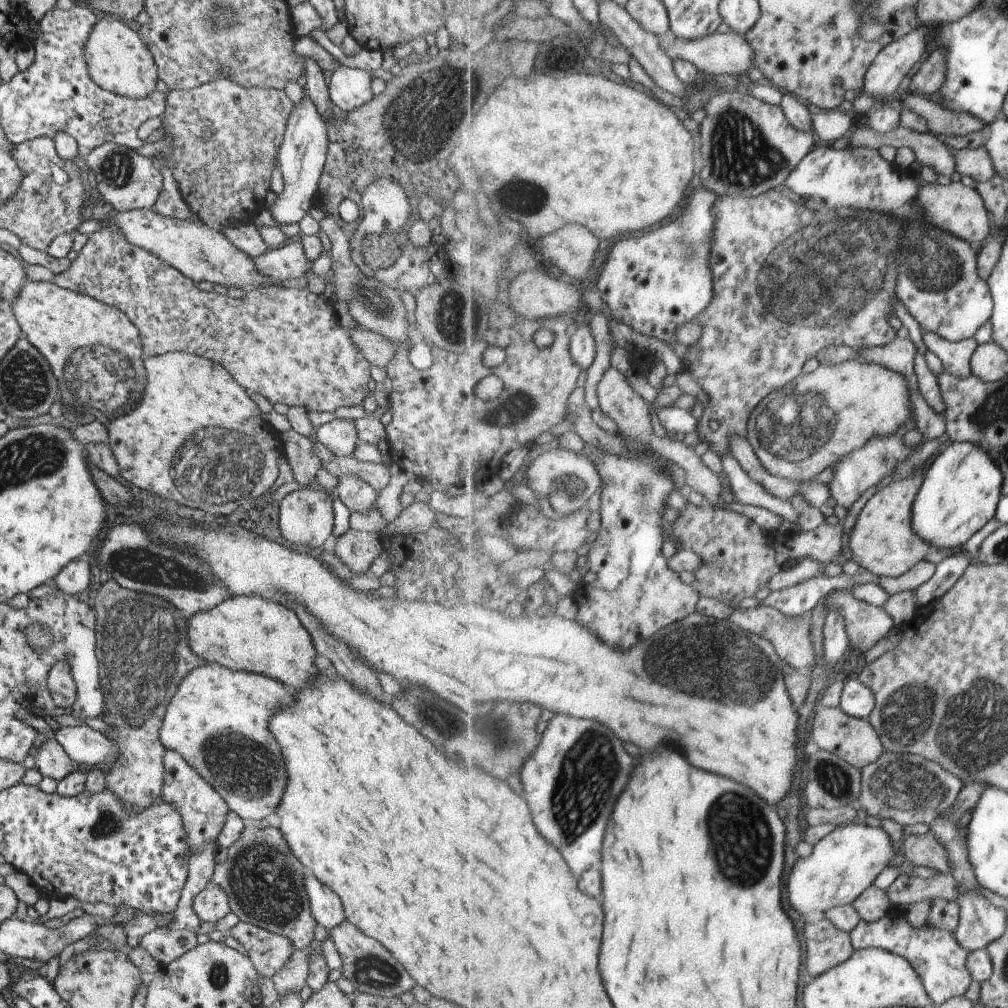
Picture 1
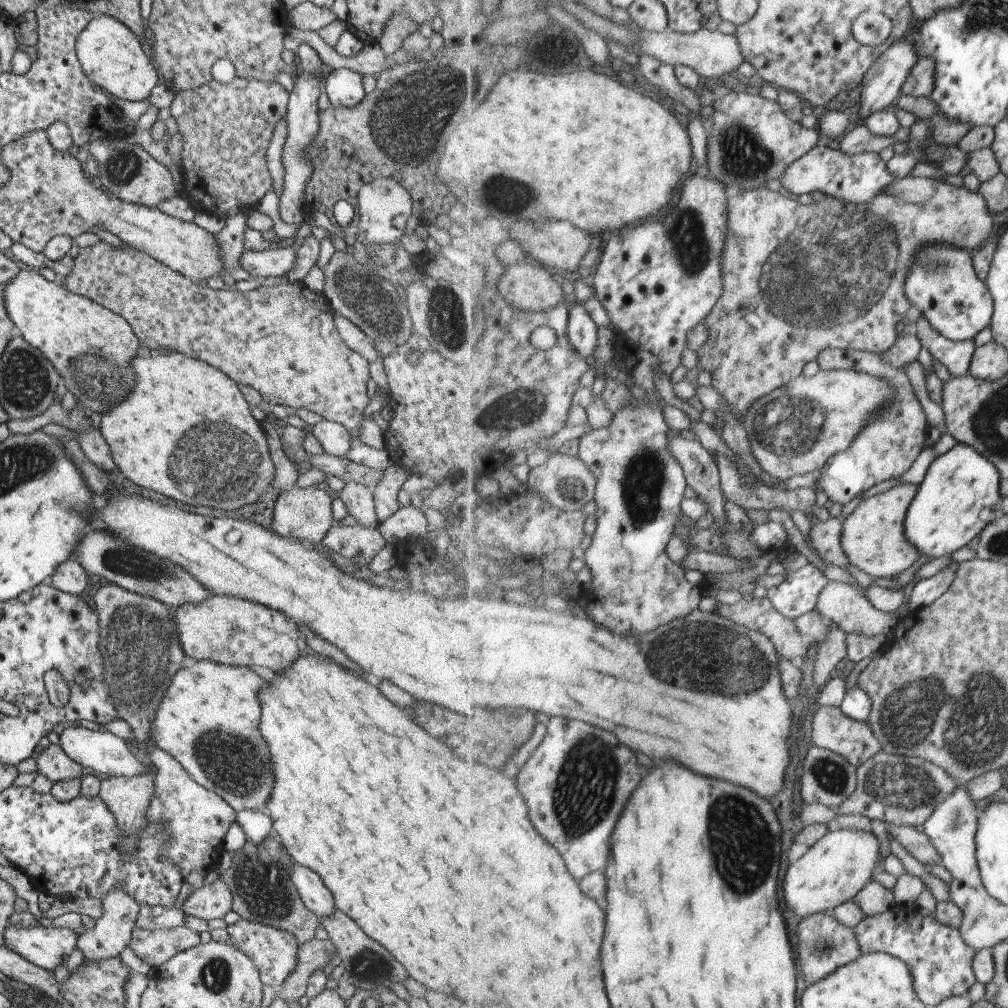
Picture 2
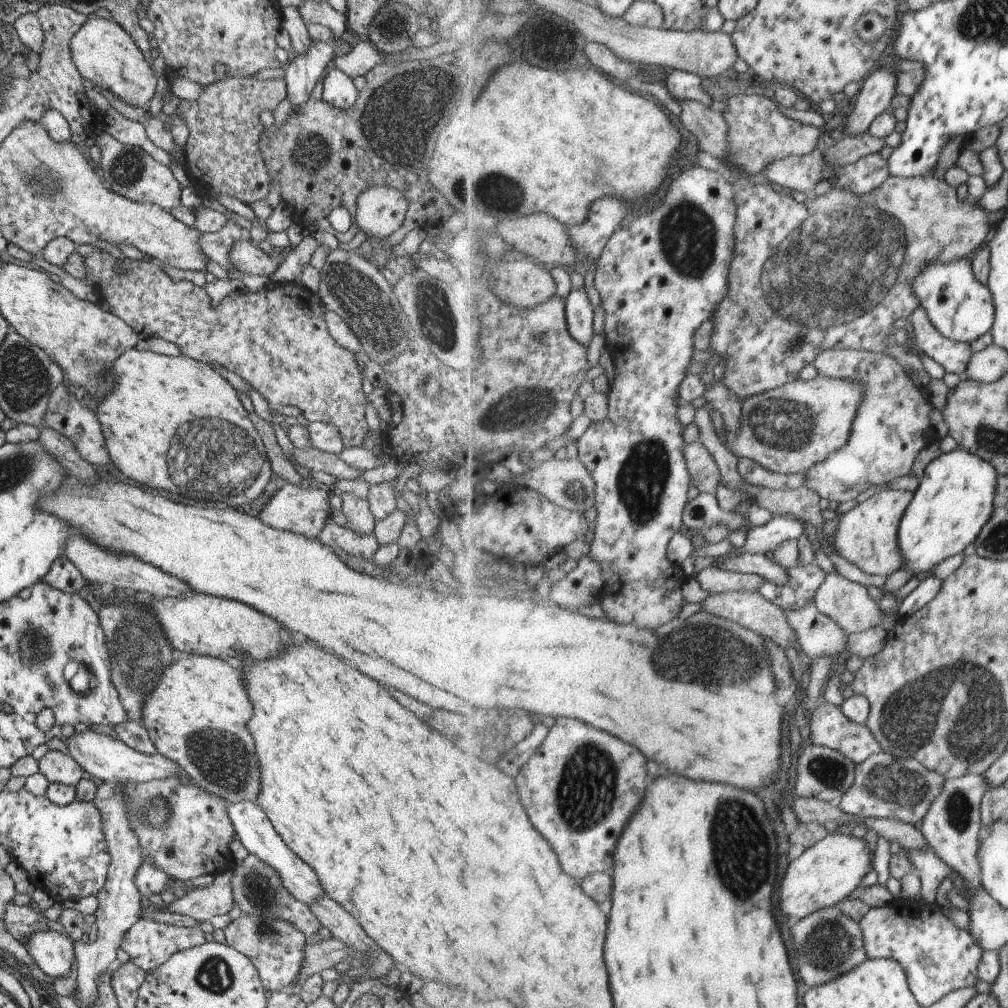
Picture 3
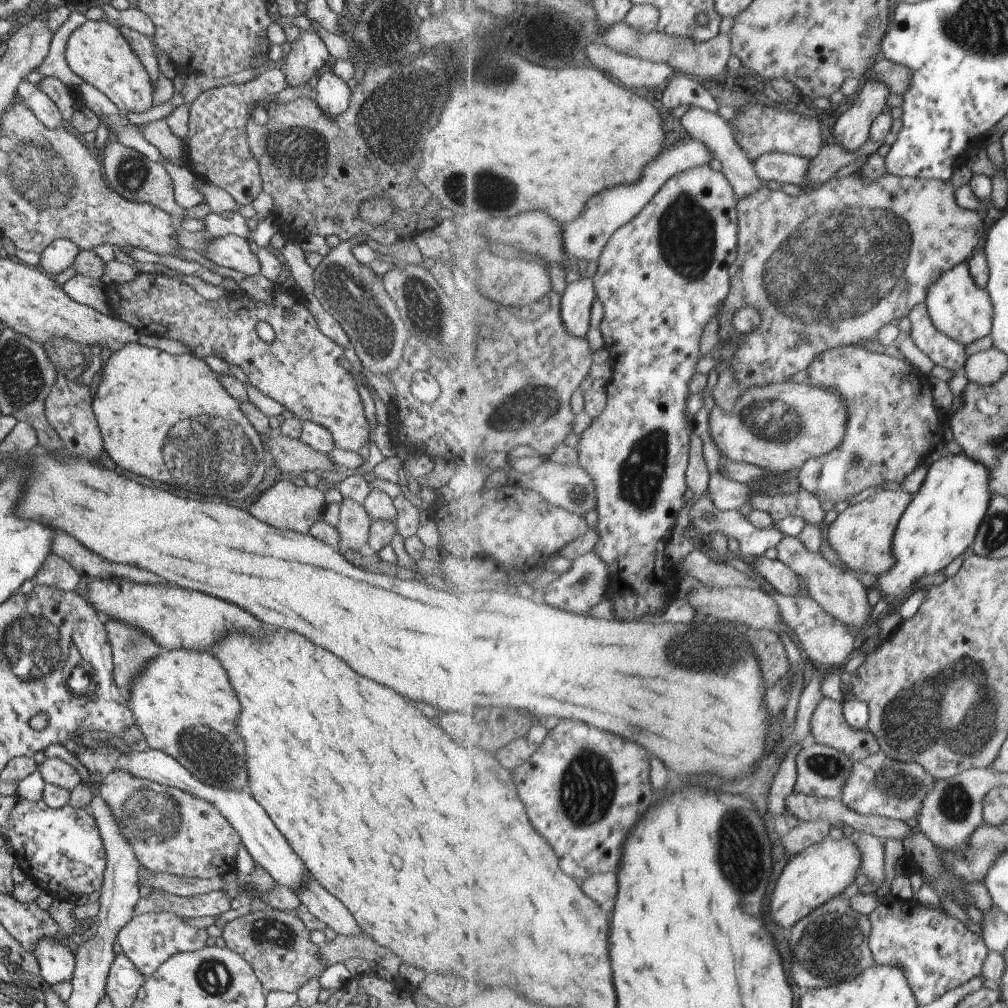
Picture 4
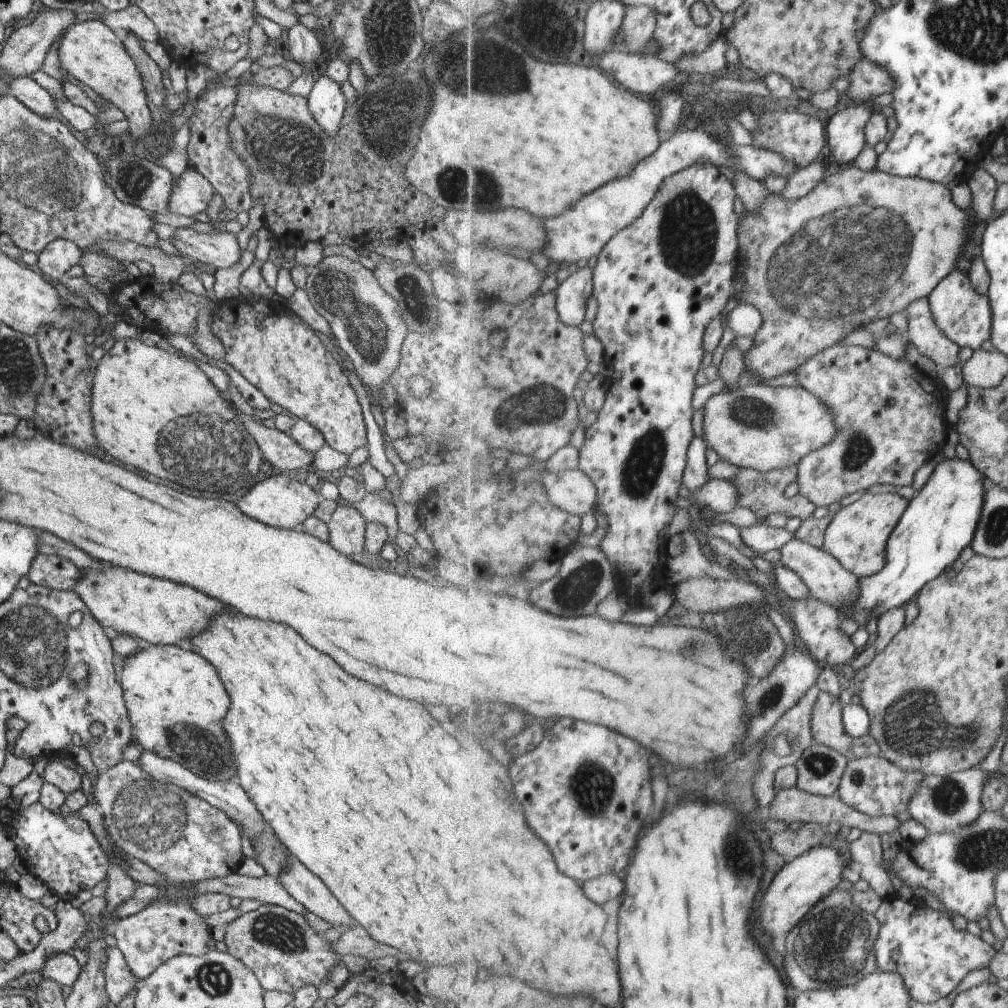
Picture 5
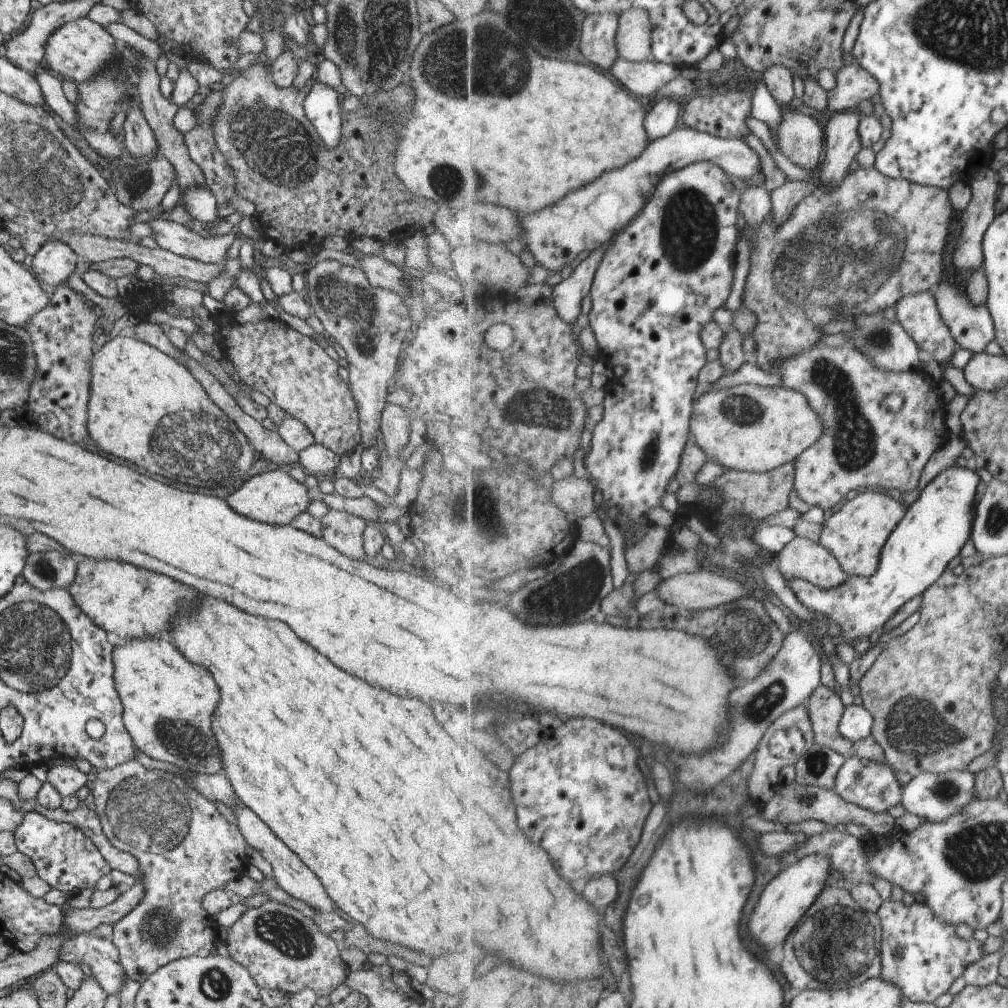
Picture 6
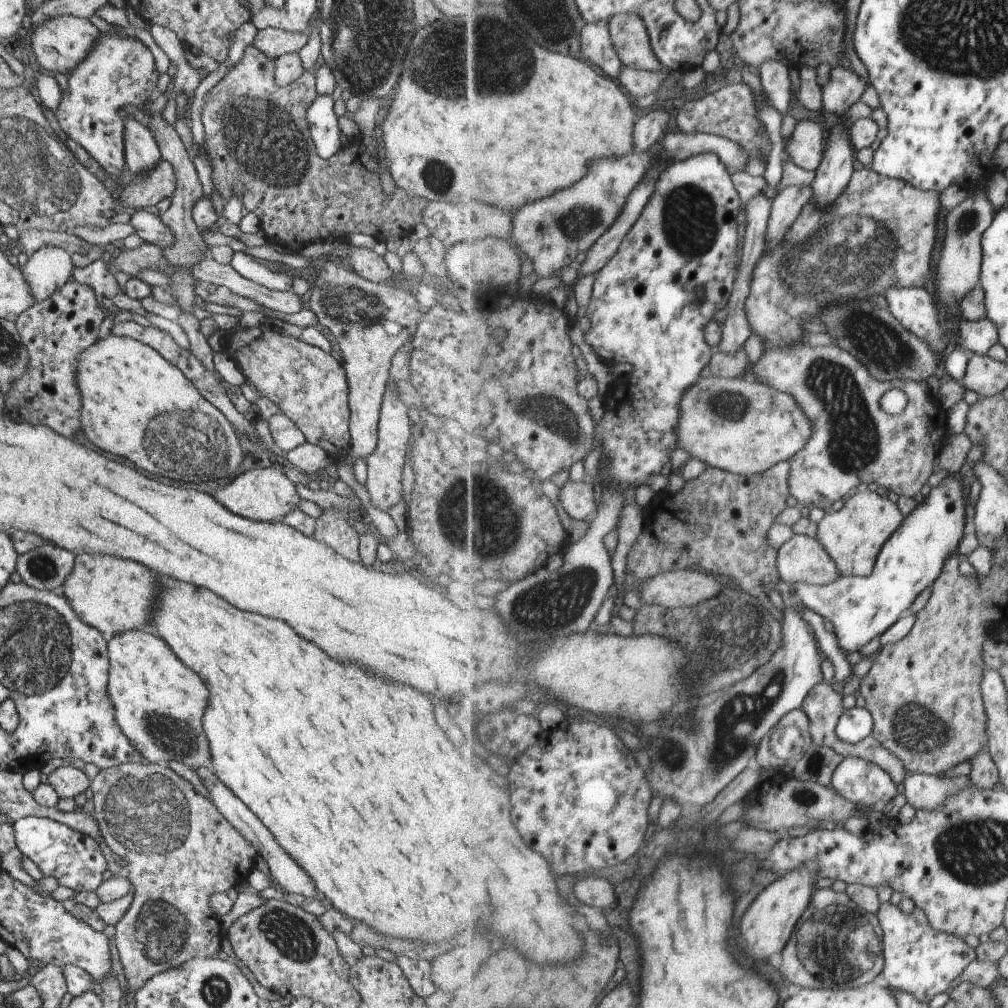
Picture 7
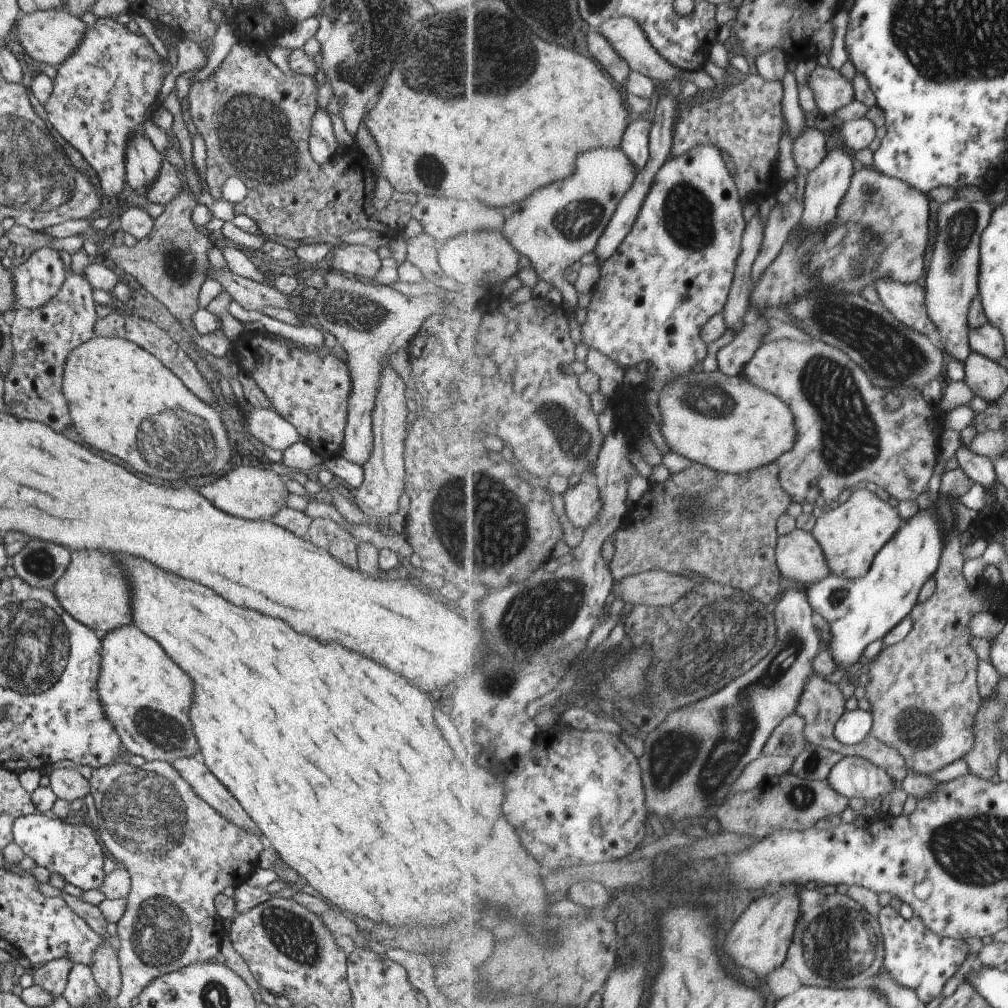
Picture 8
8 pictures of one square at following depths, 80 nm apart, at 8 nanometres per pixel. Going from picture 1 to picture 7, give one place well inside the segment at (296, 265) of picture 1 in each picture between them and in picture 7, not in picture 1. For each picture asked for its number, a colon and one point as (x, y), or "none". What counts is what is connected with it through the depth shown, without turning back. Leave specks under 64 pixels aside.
2: (272, 262)
3: (246, 257)
4: (230, 251)
5: (220, 250)
6: (169, 236)
7: (149, 228)

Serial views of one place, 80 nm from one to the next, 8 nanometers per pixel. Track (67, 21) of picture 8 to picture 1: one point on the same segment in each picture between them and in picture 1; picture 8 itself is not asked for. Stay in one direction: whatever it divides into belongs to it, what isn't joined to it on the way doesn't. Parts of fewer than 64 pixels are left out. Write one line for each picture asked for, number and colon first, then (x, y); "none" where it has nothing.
1: (116, 59)
2: (110, 56)
3: (103, 53)
4: (96, 51)
5: (93, 54)
6: (78, 49)
7: (59, 44)

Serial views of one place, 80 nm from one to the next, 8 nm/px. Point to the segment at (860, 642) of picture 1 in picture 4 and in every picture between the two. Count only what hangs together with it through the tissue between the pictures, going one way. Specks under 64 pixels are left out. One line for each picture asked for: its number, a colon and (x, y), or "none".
2: (841, 603)
3: (850, 604)
4: (839, 592)

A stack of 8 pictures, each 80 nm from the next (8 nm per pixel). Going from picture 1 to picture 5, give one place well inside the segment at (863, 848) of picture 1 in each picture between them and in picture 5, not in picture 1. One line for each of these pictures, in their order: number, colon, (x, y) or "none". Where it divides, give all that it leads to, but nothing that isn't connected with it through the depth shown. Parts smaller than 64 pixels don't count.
2: (842, 863)
3: (826, 874)
4: (811, 879)
5: (803, 882)

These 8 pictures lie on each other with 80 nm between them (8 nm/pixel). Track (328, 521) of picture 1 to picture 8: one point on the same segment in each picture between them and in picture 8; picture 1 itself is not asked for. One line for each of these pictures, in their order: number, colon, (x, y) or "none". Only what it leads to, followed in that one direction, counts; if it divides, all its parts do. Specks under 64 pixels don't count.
2: (302, 513)
3: (303, 510)
4: (283, 505)
5: (280, 501)
6: (274, 498)
7: (266, 495)
8: (257, 494)

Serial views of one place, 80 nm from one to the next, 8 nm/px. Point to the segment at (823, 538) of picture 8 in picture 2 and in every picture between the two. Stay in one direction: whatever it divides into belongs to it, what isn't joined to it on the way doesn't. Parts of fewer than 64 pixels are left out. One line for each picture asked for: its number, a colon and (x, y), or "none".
2: (874, 537)
3: (868, 535)
4: (862, 535)
5: (858, 534)
6: (856, 534)
7: (854, 536)

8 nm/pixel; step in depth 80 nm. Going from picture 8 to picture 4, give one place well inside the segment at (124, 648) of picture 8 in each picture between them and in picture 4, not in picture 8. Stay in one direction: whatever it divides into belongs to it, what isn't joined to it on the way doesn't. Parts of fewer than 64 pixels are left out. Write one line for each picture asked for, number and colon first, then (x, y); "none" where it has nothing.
4: (182, 702)
5: (175, 704)
6: (166, 702)
7: (158, 704)

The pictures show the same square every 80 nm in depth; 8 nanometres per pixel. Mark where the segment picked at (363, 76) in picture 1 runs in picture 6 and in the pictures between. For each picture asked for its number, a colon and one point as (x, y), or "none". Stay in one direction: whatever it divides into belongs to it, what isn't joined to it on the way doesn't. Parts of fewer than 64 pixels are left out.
2: (343, 87)
3: (338, 90)
4: (332, 94)
5: (326, 103)
6: (321, 106)

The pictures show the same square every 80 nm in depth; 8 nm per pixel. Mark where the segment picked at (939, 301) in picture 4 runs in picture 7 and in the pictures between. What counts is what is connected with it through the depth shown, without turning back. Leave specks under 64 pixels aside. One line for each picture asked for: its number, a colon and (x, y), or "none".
5: (963, 314)
6: (972, 327)
7: (978, 336)

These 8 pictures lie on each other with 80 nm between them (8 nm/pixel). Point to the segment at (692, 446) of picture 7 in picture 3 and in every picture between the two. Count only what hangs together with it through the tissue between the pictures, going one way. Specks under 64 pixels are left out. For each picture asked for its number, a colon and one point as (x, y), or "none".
3: (790, 429)
4: (780, 427)
5: (757, 426)
6: (754, 428)

